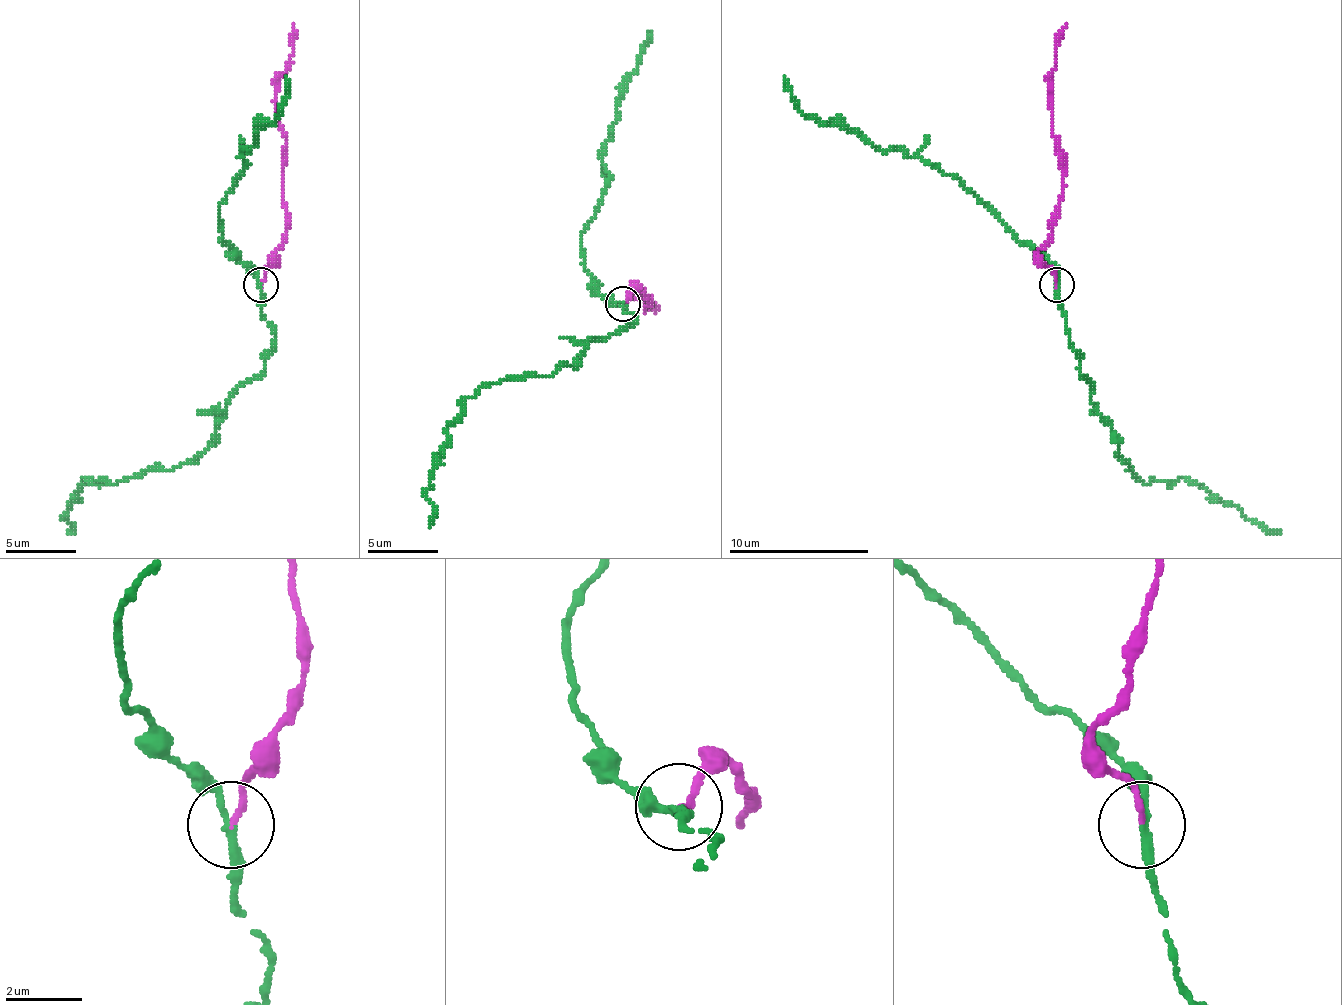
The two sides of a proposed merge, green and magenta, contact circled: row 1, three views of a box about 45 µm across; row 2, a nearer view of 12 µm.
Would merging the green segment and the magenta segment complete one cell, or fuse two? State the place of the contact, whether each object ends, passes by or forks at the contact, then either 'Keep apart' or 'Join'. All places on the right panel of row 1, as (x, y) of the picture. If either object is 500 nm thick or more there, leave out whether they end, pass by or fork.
Place: (1056, 285). At the ring green passes by. At the ring magenta ends. Keep apart

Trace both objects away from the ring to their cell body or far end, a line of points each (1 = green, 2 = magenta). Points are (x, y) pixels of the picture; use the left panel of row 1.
1: (261, 284), (275, 347), (230, 400), (201, 453), (124, 477), (85, 477), (64, 516), (68, 534)
2: (261, 284), (286, 231), (282, 192), (282, 150), (286, 136), (275, 111), (275, 80), (293, 52), (293, 23)

